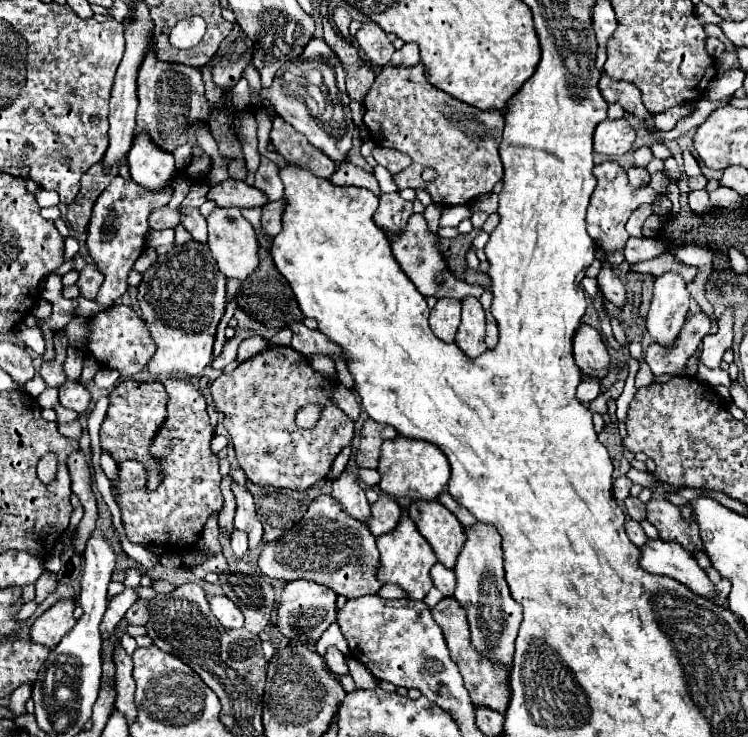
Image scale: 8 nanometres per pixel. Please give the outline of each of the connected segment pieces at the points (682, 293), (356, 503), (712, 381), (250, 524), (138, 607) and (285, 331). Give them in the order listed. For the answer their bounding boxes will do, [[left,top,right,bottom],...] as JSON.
[[646,271,690,347],[332,473,372,523],[692,351,731,387],[232,485,264,549],[126,599,148,625],[269,327,292,346]]

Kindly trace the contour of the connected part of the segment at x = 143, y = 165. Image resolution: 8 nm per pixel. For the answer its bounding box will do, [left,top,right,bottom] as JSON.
[128,133,174,189]

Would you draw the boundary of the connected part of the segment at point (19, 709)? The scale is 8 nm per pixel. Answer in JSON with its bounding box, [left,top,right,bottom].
[10,685,32,715]

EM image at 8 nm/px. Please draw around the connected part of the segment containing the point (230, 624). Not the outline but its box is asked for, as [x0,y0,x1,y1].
[208,595,244,629]

